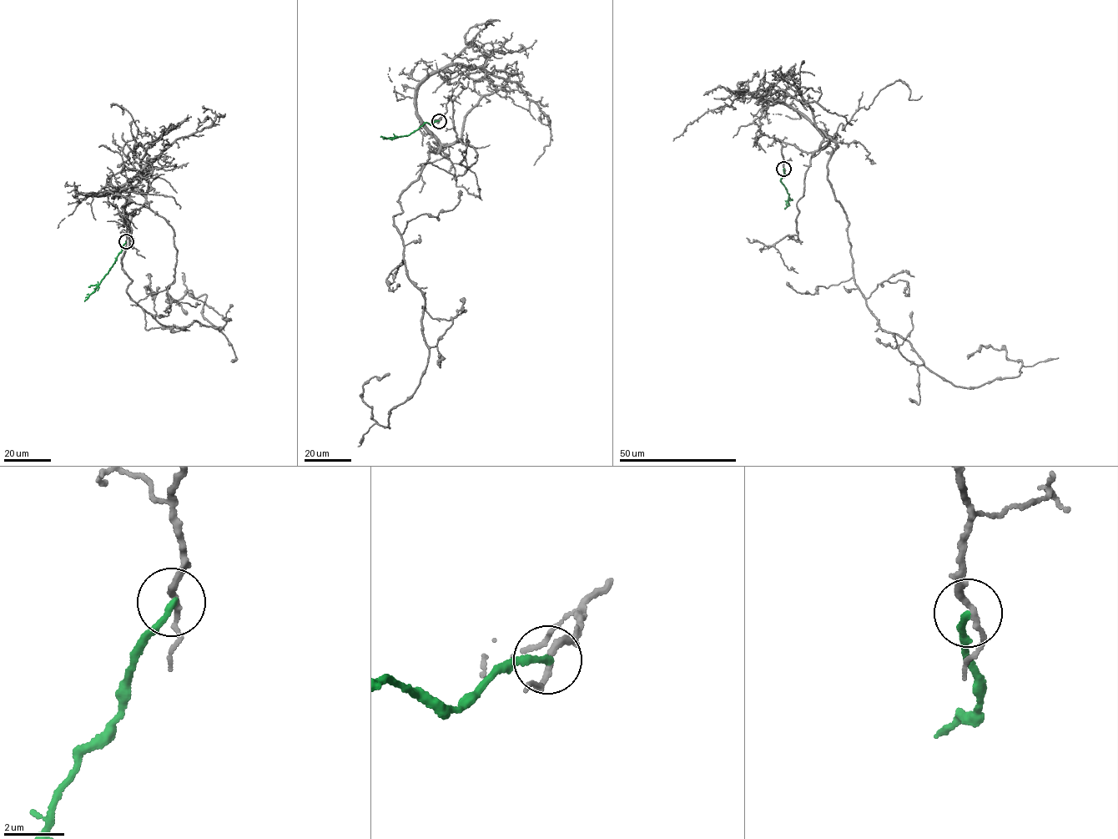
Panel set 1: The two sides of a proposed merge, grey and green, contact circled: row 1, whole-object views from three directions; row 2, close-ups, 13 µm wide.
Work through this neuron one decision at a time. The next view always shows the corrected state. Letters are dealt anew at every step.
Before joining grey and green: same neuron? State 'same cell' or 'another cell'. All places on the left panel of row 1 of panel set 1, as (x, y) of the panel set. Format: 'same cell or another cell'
another cell

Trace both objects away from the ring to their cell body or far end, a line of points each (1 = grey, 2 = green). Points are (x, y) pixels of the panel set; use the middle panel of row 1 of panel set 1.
1: (439, 121), (452, 100), (457, 140), (428, 152), (393, 218), (429, 351), (389, 427), (361, 397), (388, 375)
2: (439, 120), (432, 124), (426, 122), (406, 136), (391, 139), (380, 137)

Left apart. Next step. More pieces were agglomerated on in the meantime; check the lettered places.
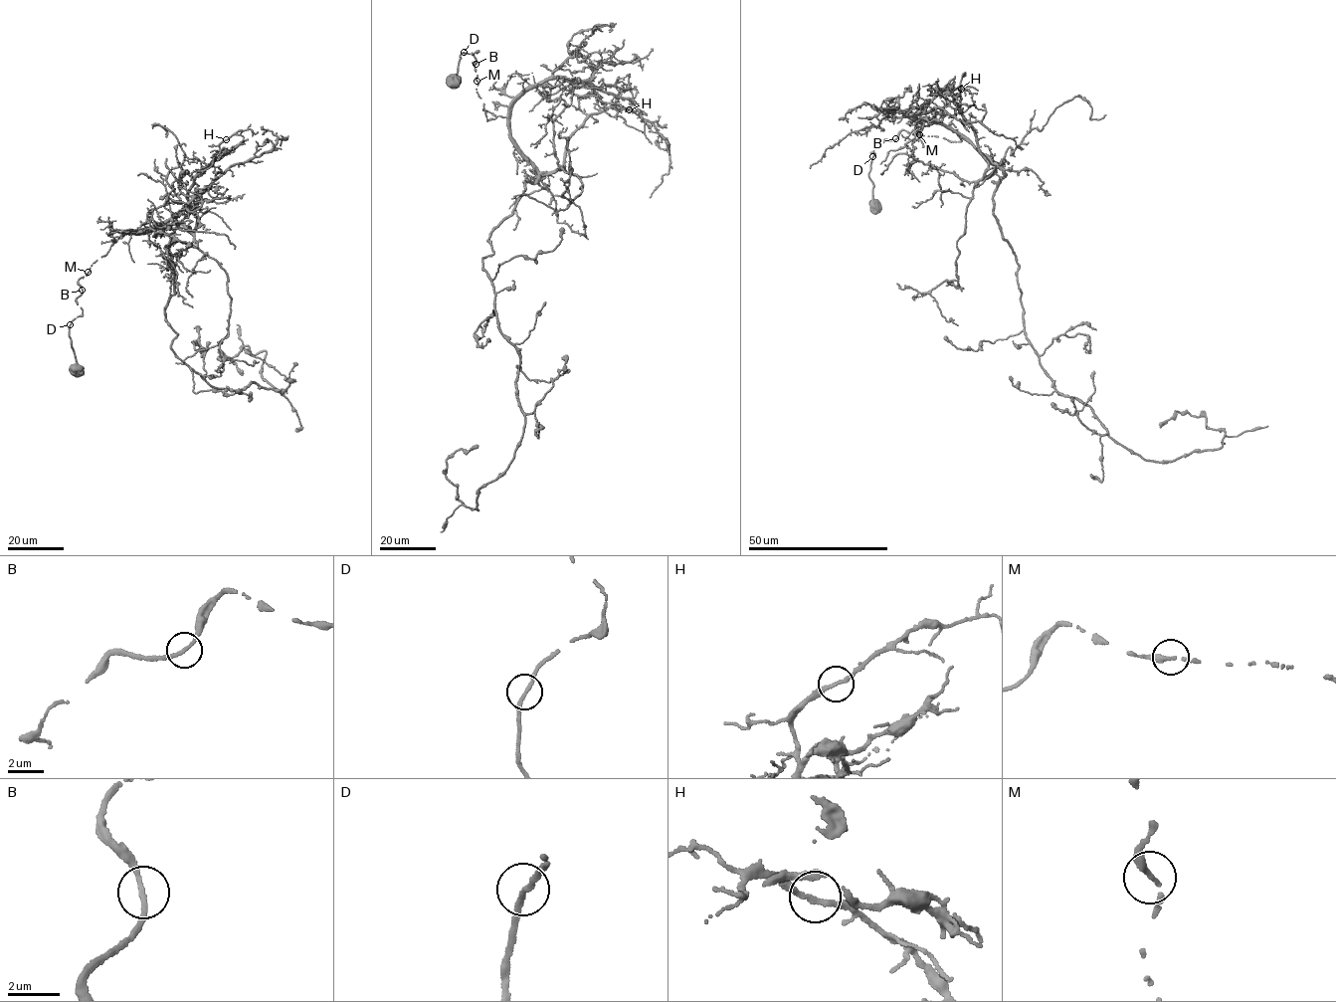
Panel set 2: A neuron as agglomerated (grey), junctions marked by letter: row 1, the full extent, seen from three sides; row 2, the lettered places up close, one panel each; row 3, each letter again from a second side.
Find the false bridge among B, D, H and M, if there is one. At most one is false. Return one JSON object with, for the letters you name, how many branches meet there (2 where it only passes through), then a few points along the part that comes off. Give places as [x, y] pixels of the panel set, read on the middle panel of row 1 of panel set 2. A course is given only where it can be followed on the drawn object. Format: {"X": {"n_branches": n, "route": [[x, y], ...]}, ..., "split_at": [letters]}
{"split_at": []}

